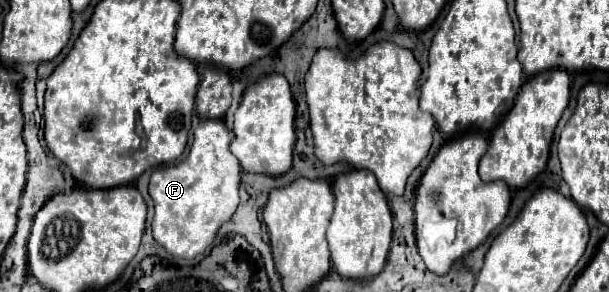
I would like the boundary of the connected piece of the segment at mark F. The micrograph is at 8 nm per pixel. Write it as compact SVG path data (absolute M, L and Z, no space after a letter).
M202 120L194 130L188 156L168 168L158 168L150 176L150 196L154 200L152 232L156 242L174 256L194 258L216 238L220 226L238 208L240 164L230 152L232 132L222 120Z

